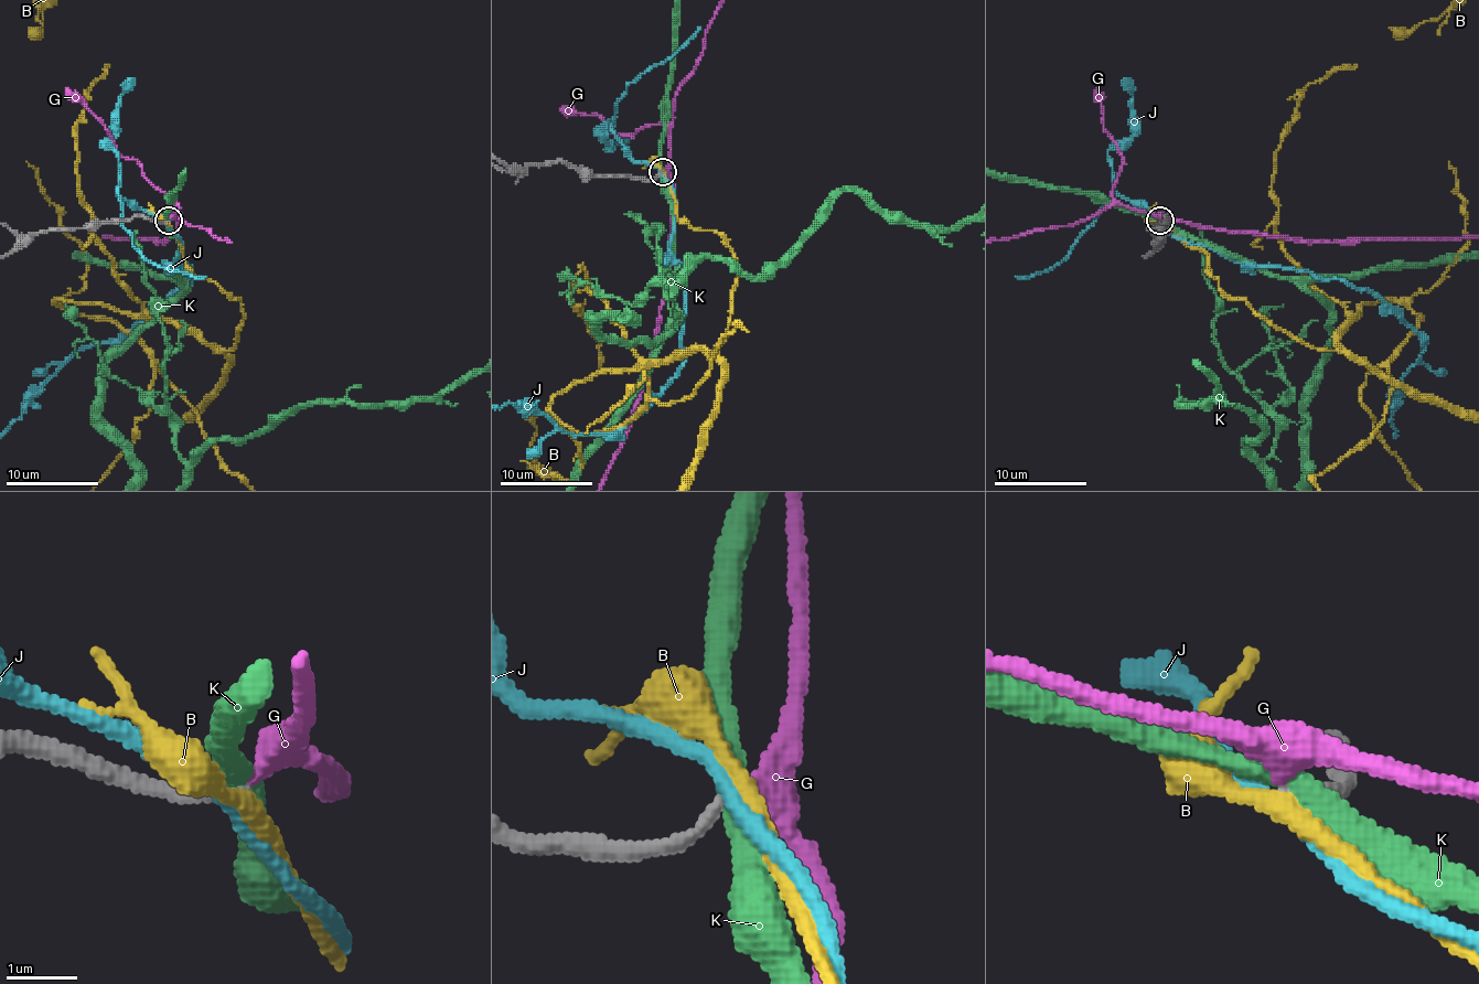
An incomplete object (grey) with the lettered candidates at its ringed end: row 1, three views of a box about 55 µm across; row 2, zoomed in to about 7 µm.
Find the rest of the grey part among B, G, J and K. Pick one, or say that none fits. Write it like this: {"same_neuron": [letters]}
{"same_neuron": ["G"]}

